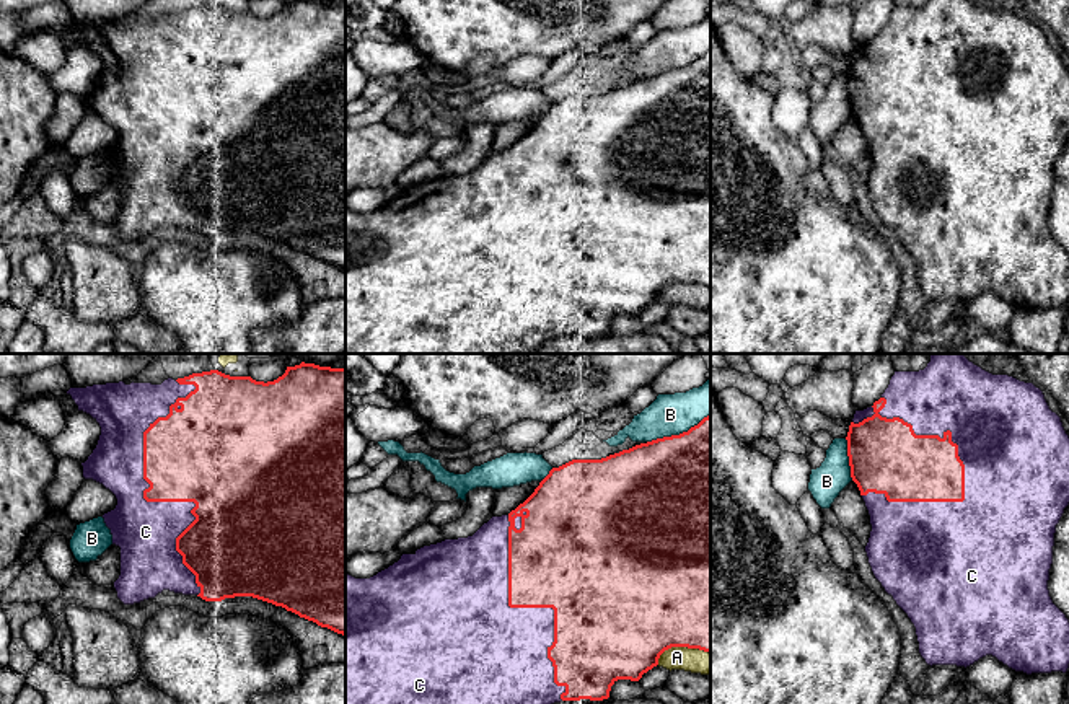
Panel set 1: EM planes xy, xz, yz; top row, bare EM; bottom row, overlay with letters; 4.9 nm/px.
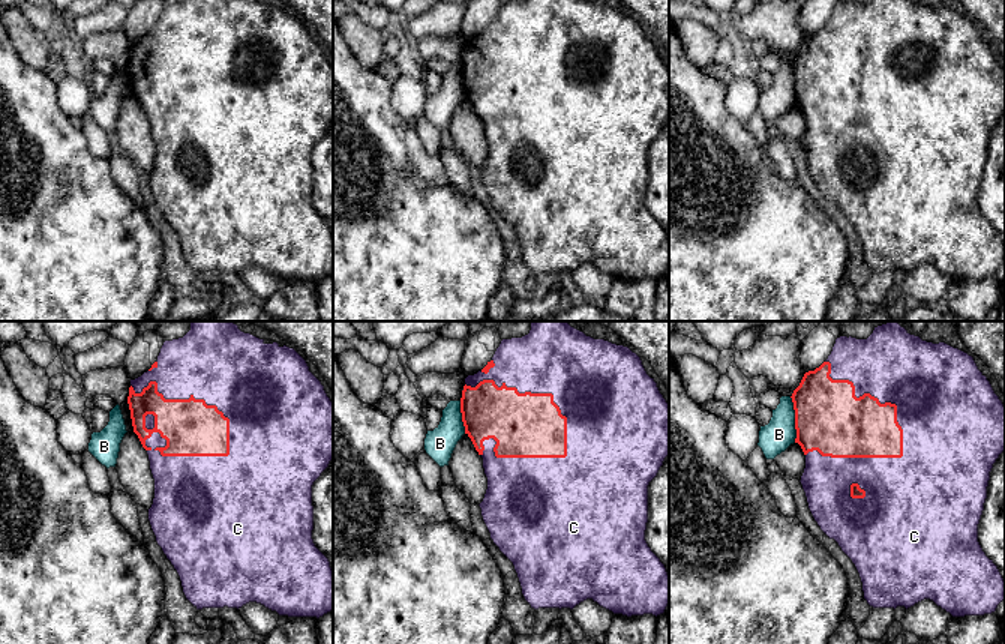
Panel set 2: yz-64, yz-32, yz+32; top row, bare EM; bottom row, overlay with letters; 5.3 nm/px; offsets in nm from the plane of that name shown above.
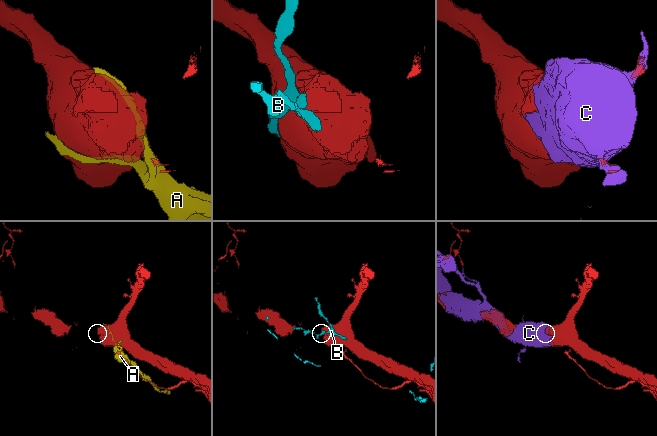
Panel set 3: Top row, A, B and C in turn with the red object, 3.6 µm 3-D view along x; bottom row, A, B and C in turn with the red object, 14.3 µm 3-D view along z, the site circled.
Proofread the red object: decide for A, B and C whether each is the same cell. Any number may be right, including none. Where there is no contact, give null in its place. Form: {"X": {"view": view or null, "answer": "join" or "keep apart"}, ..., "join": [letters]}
{"A": {"view": "xz", "answer": "keep apart"}, "B": {"view": "xz", "answer": "keep apart"}, "C": {"view": "yz", "answer": "join"}, "join": ["C"]}

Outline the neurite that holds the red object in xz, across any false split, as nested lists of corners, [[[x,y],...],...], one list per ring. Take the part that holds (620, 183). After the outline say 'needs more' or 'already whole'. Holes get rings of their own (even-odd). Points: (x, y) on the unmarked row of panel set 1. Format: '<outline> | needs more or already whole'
[[[710,49],[680,70],[657,73],[601,95],[572,95],[552,103],[534,127],[508,150],[492,152],[473,171],[445,174],[403,189],[398,197],[370,213],[355,213],[345,207],[345,354],[533,354],[554,337],[603,336],[618,315],[639,316],[658,300],[660,290],[671,282],[699,284],[710,288]]] | needs more

